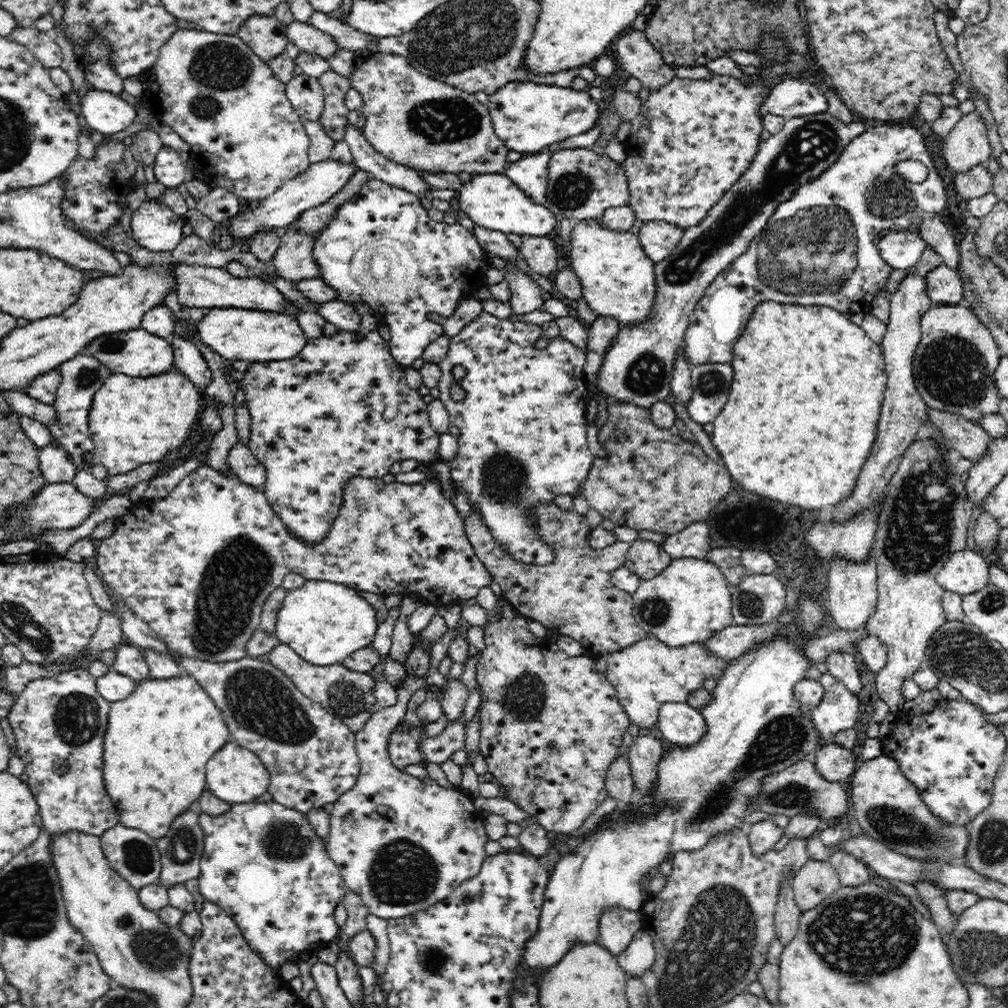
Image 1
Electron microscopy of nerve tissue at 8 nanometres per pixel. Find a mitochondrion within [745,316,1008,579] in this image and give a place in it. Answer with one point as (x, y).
(952, 370)

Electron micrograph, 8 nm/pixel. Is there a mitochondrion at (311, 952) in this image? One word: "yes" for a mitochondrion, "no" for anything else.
no

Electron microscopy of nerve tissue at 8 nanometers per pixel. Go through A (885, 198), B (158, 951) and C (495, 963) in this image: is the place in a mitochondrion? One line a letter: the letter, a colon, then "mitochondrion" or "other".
A: mitochondrion
B: mitochondrion
C: other

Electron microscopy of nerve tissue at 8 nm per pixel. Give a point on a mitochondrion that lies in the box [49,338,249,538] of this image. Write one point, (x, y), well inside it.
(88, 376)

